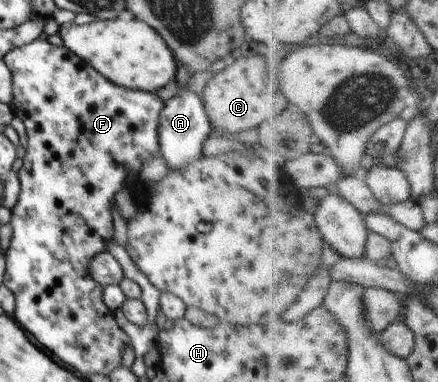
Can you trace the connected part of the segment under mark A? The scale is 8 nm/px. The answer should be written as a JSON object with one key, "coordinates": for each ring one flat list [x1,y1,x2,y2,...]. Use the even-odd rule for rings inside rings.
{"coordinates":[[185,89,167,100,160,113,158,140,160,155,169,169,182,170,203,157,201,149,203,149,205,140,211,136,211,131,211,125,204,110,201,96,188,92]]}

